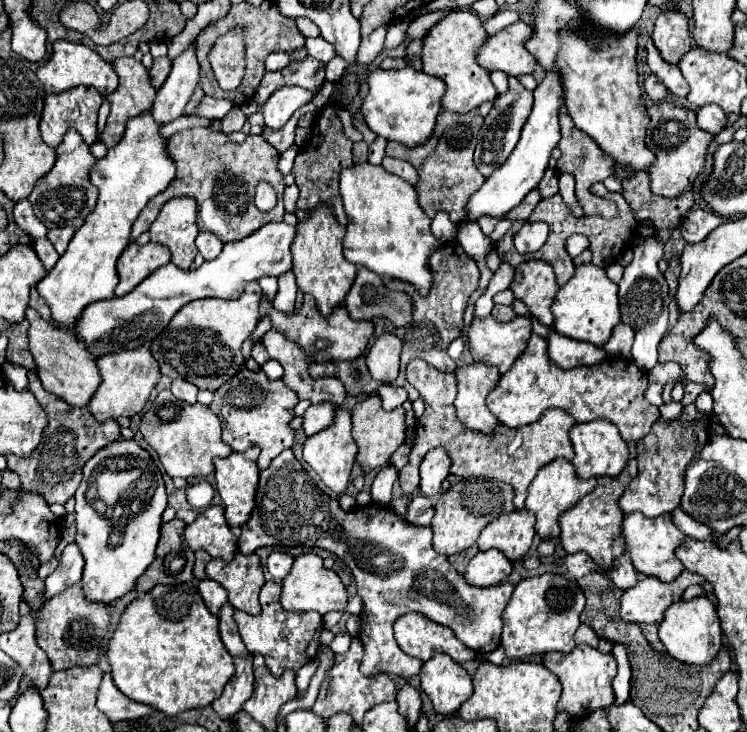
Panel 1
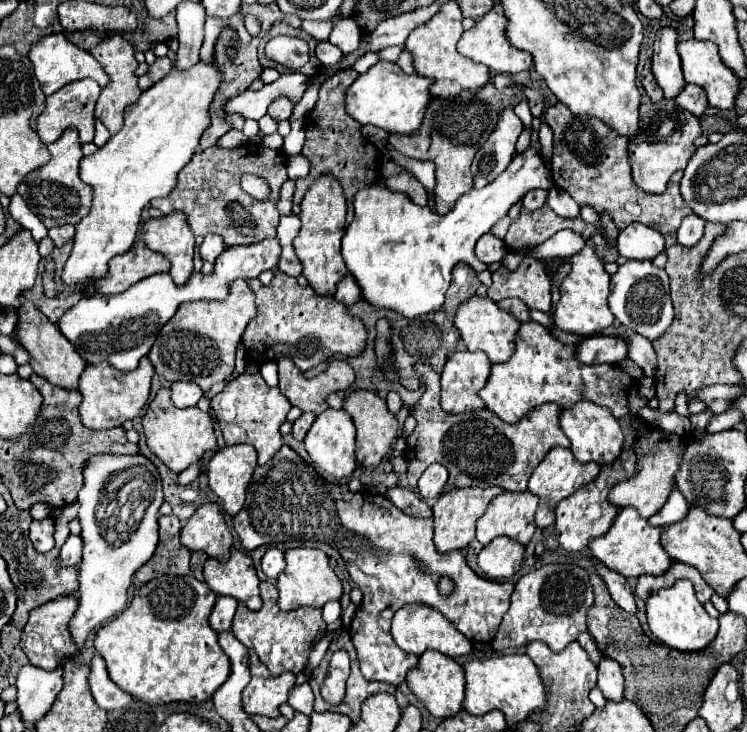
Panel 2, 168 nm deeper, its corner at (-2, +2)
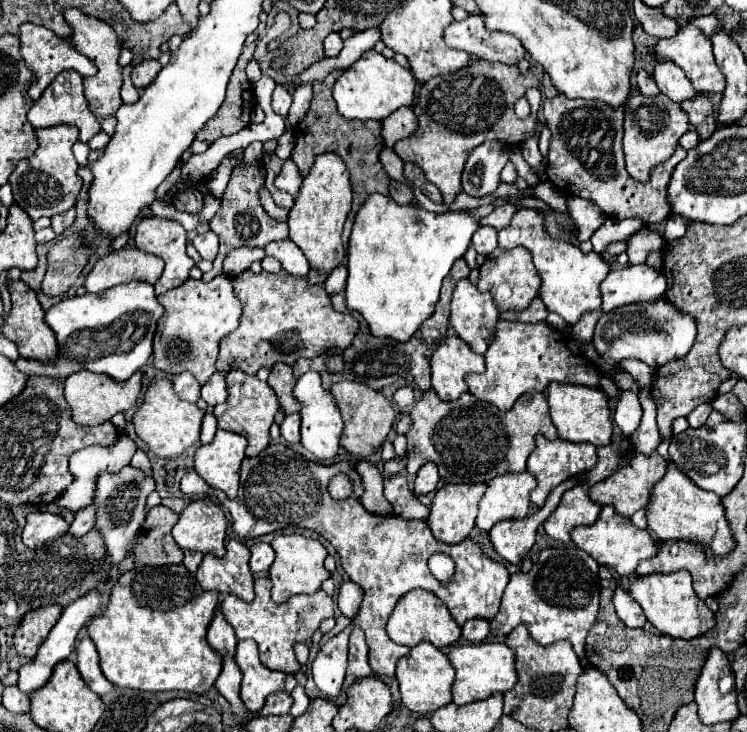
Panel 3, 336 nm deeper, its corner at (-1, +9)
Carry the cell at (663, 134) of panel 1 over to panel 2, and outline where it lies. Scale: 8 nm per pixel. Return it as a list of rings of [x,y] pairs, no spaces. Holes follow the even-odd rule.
[[[660,100],[640,106],[640,132],[630,140],[630,162],[634,182],[648,194],[660,194],[666,190],[670,176],[676,170],[684,170],[692,152],[696,152],[694,140],[702,136],[700,120],[688,110],[676,106],[674,100]]]

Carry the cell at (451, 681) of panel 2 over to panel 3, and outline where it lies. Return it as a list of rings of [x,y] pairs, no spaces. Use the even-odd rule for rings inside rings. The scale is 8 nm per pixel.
[[[427,641],[415,645],[409,651],[409,655],[405,655],[397,661],[395,677],[399,681],[401,701],[405,703],[407,709],[411,709],[419,715],[433,713],[439,707],[451,703],[451,687],[453,687],[453,679],[455,679],[455,669],[447,661],[447,655],[441,653],[437,647],[433,647]]]

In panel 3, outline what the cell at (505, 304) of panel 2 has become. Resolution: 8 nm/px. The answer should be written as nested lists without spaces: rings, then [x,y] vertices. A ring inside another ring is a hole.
[[[535,297],[531,301],[531,305],[523,311],[501,311],[501,319],[523,321],[523,323],[541,323],[541,321],[547,319],[547,315],[549,315],[549,311],[545,309],[545,305],[539,297]]]

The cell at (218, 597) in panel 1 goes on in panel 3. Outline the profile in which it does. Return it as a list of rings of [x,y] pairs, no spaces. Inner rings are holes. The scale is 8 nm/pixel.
[[[217,611],[209,633],[207,633],[207,641],[209,645],[219,653],[219,657],[233,657],[235,655],[235,645],[237,645],[237,637],[231,629],[231,625],[225,621],[225,617],[221,615],[221,611]]]

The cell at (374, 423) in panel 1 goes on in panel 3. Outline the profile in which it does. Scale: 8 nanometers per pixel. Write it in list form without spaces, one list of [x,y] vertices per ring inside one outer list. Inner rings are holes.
[[[339,381],[331,385],[331,393],[341,409],[343,415],[343,435],[339,445],[343,449],[347,449],[349,453],[367,457],[375,451],[379,451],[379,447],[383,445],[387,433],[391,431],[397,413],[393,409],[393,403],[389,399],[385,399],[379,391],[373,391],[371,387],[363,385],[363,383],[355,383],[355,381]]]

